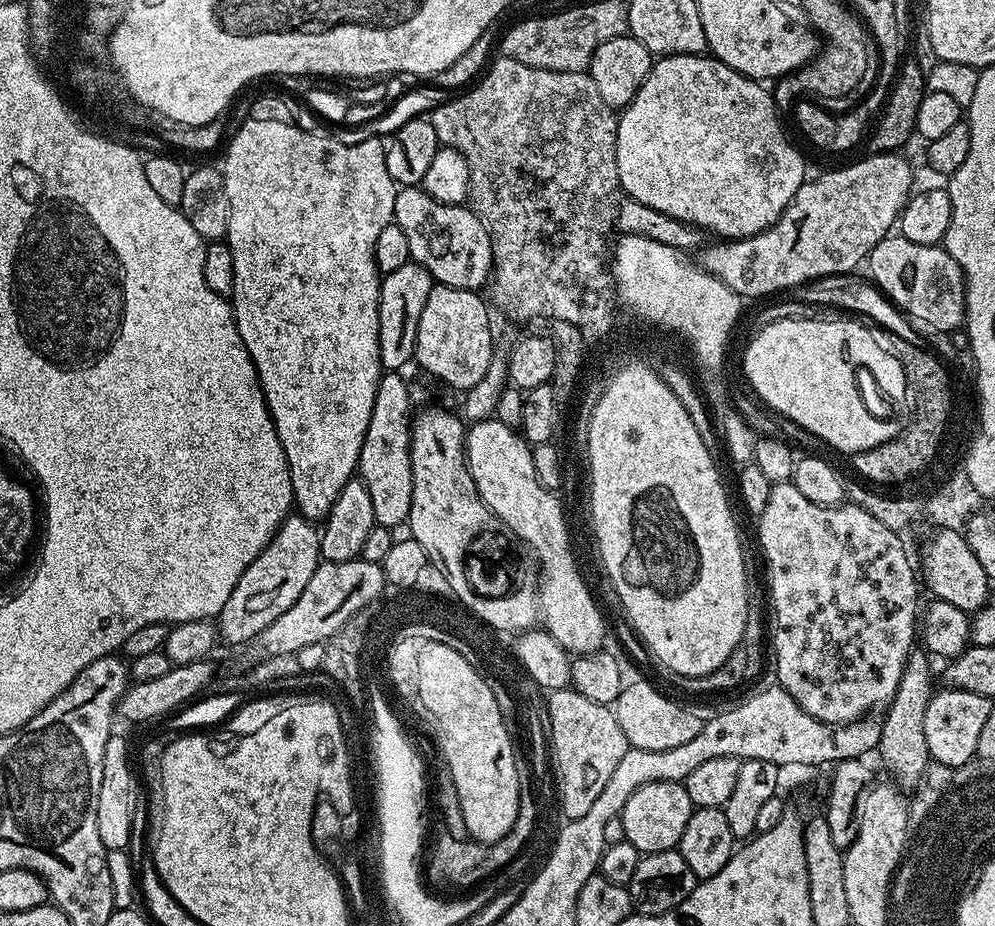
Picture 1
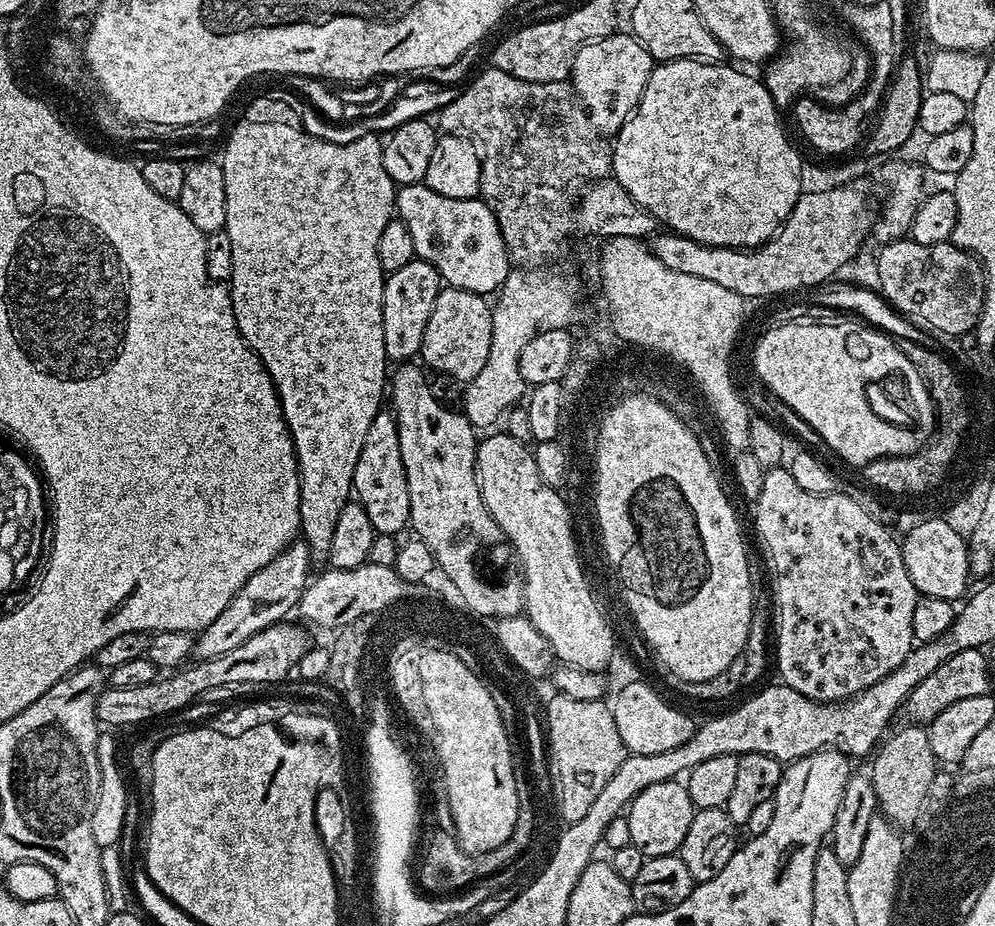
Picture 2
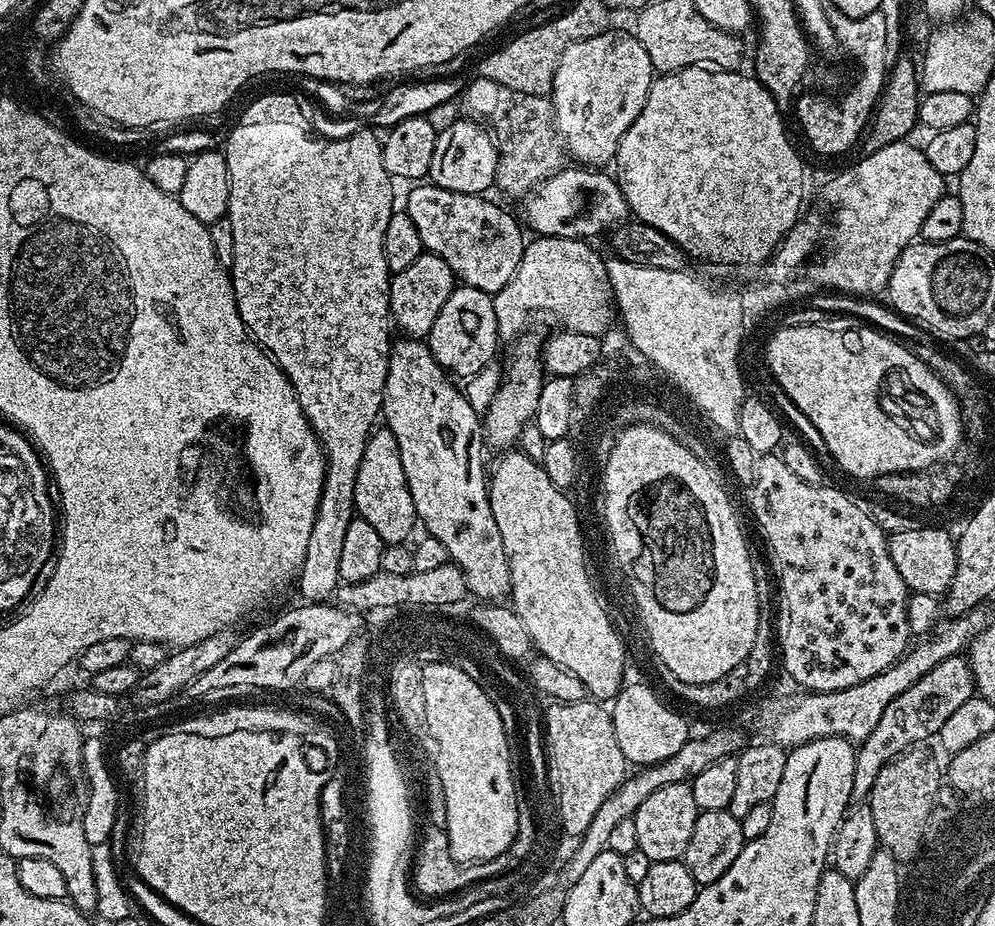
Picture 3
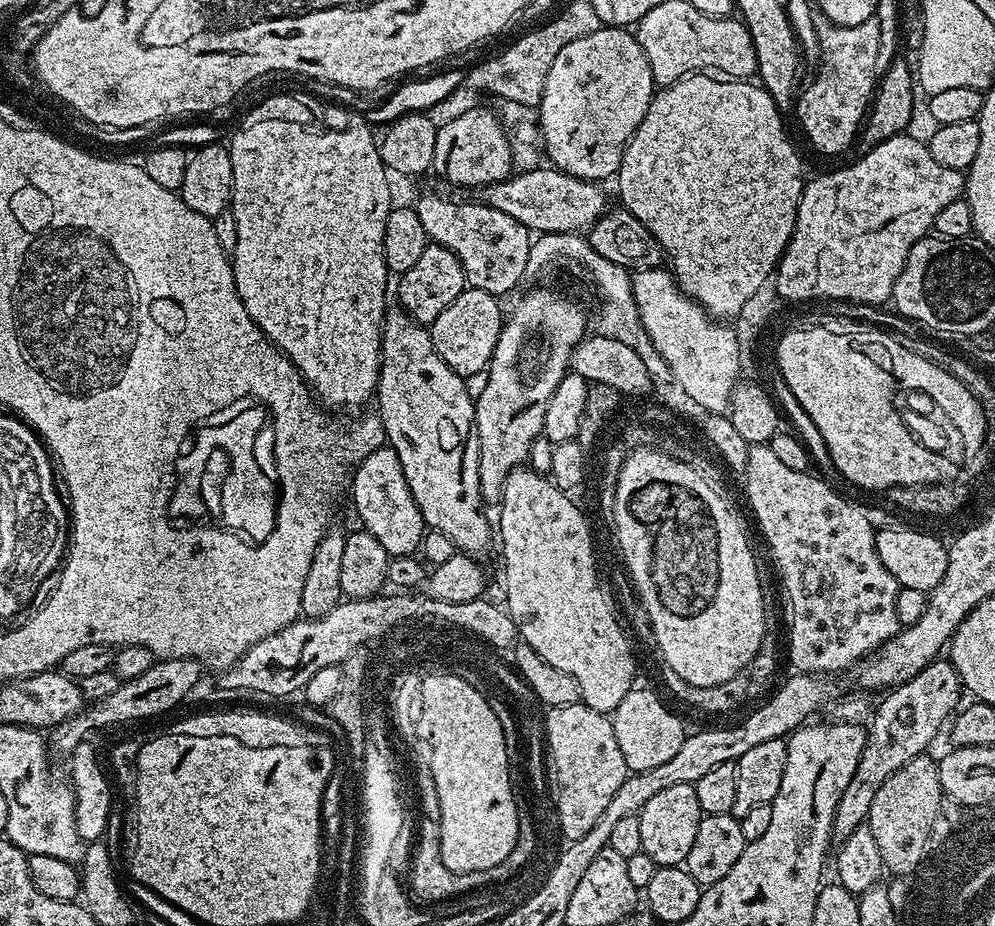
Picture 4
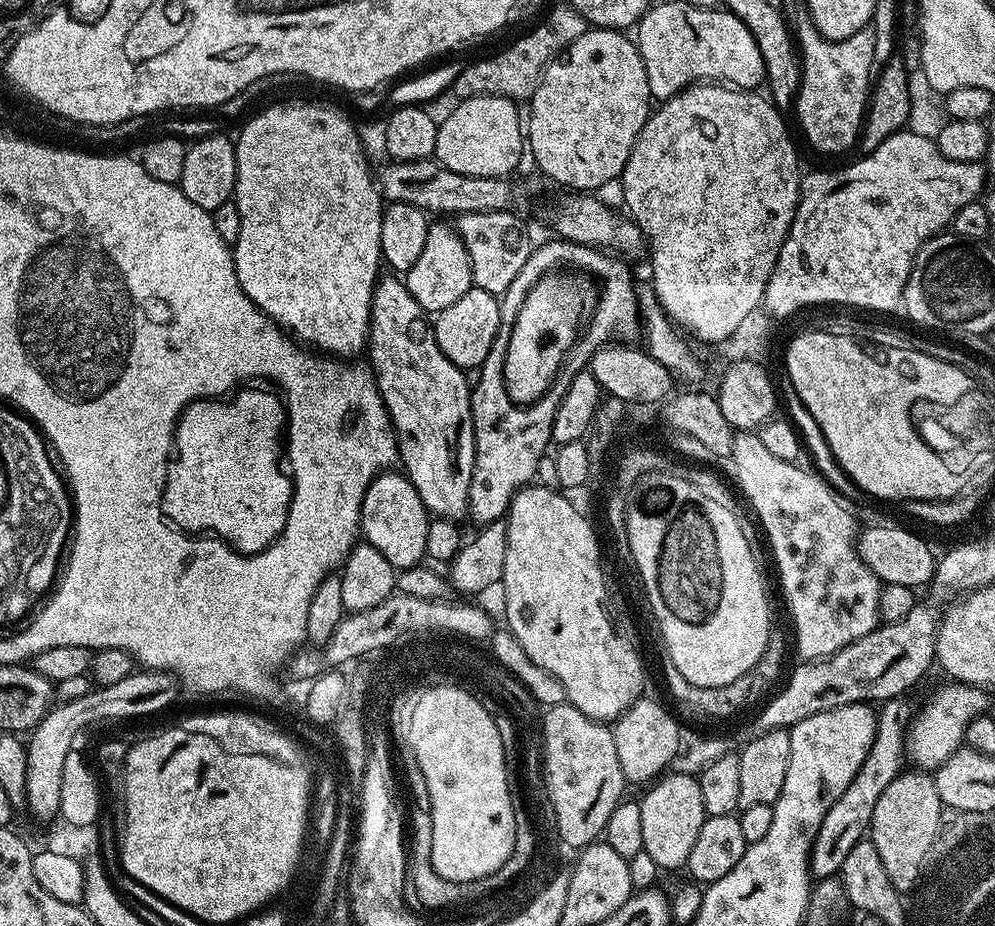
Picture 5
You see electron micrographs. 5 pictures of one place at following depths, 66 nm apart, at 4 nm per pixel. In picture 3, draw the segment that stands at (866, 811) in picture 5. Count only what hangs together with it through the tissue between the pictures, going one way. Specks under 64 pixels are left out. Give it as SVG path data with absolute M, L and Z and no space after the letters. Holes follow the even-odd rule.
M964 654L951 656L938 662L938 666L934 666L934 670L926 670L926 674L922 674L922 678L918 678L918 682L914 682L914 686L910 686L910 690L902 690L902 694L898 694L898 698L894 698L894 702L890 702L890 706L886 706L886 711L882 714L878 726L874 726L873 732L856 748L854 786L852 787L853 801L860 802L867 797L874 786L874 778L878 778L884 764L888 764L895 756L901 756L906 749L927 741L924 740L927 736L935 737L940 731L942 722L946 722L946 718L950 718L950 714L954 714L954 710L958 710L958 706L962 706L962 702L970 699L975 692L976 683L972 677L972 668L968 665L967 655Z

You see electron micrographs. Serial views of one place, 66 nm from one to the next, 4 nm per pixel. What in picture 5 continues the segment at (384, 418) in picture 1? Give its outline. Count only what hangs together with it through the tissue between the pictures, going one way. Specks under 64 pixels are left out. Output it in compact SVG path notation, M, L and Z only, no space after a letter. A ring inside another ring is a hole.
M385 470L372 479L360 507L363 539L374 546L374 550L378 550L378 554L382 554L382 558L386 558L386 562L390 562L397 570L415 568L425 559L429 519L430 513L422 498L418 498L418 490L414 490L407 476L396 470Z

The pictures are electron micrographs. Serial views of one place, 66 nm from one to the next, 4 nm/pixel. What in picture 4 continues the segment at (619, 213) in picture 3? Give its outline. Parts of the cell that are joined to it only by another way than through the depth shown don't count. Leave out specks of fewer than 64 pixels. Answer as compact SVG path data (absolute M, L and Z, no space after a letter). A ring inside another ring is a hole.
M541 166L528 172L519 171L496 184L485 184L479 189L478 200L494 210L502 210L502 214L510 214L510 218L526 226L532 234L583 233L606 211L604 192L600 188L603 187L597 181L574 178L558 168Z

